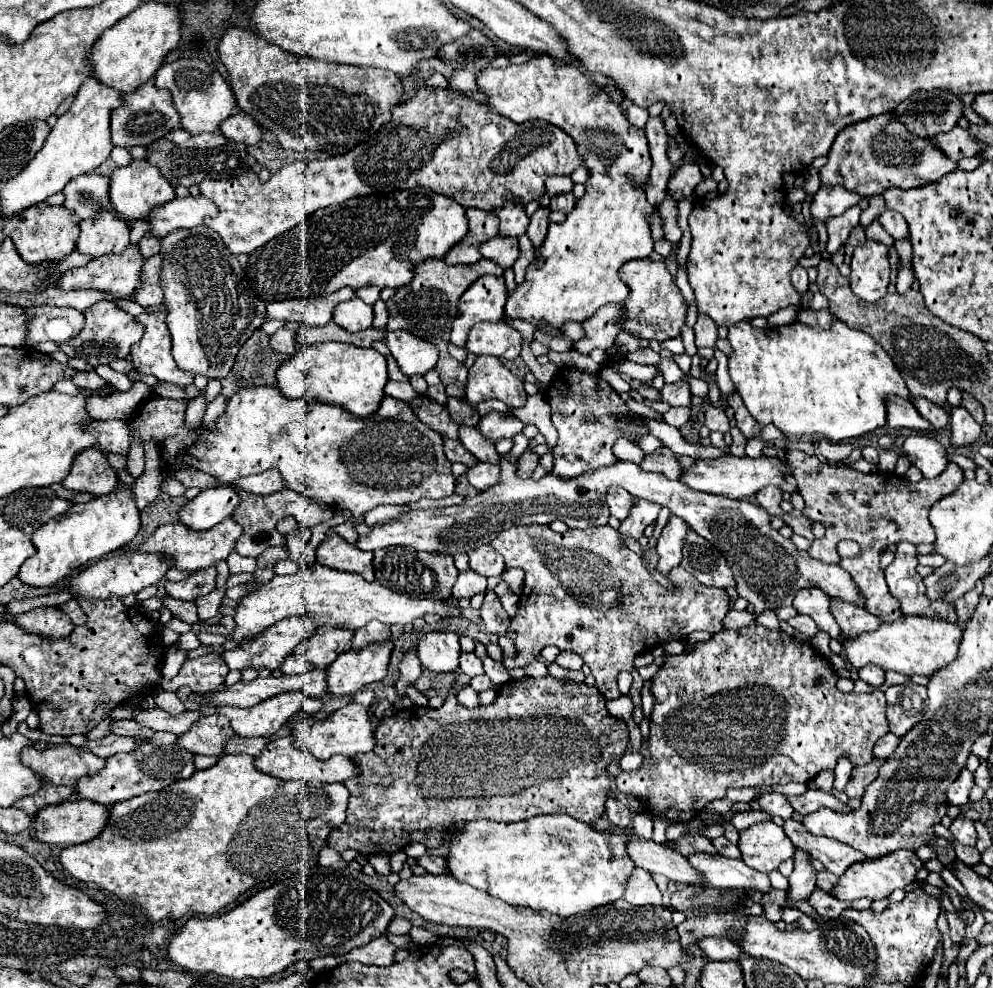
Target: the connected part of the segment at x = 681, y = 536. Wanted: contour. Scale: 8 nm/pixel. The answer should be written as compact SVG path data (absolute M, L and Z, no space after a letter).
M675 515L665 525L665 529L657 541L657 555L659 555L657 571L661 575L669 575L671 569L681 563L681 557L683 557L681 549L683 549L683 541L685 541L687 531L689 531L689 527L683 525L683 521Z

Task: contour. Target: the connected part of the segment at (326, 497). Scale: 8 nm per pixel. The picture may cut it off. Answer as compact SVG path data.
M247 387L239 389L227 401L223 415L215 421L213 429L185 427L187 401L189 399L149 395L139 403L135 415L131 417L135 439L139 443L153 439L159 447L161 462L169 470L187 465L203 469L217 479L223 479L225 483L233 483L241 477L263 473L265 469L275 467L283 475L285 487L303 493L309 499L317 499L333 509L349 509L357 521L361 521L363 513L377 505L405 505L421 497L441 499L453 493L455 477L451 473L451 463L443 453L441 435L421 423L405 401L383 397L379 411L363 421L335 405L287 399L277 387Z

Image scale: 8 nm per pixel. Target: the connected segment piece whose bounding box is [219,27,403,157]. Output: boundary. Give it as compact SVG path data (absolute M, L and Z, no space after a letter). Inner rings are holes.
M237 27L227 29L223 35L219 45L219 59L229 73L229 83L235 91L237 105L261 127L271 131L283 149L293 149L297 153L323 151L325 155L335 157L351 151L391 121L391 109L401 103L403 95L401 79L391 71L375 67L343 67L291 55L267 43L265 39L259 39L253 31Z

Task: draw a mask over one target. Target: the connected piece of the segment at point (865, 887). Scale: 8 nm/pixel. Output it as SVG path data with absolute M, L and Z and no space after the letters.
M907 849L893 851L891 855L885 855L883 859L867 859L867 861L861 861L861 863L853 863L839 877L839 883L835 885L831 895L841 899L841 901L849 901L849 903L855 901L855 899L861 899L861 897L869 897L873 901L875 899L885 899L891 891L911 885L915 881L915 873L921 867L923 867L923 861L917 859L915 851L907 851Z

